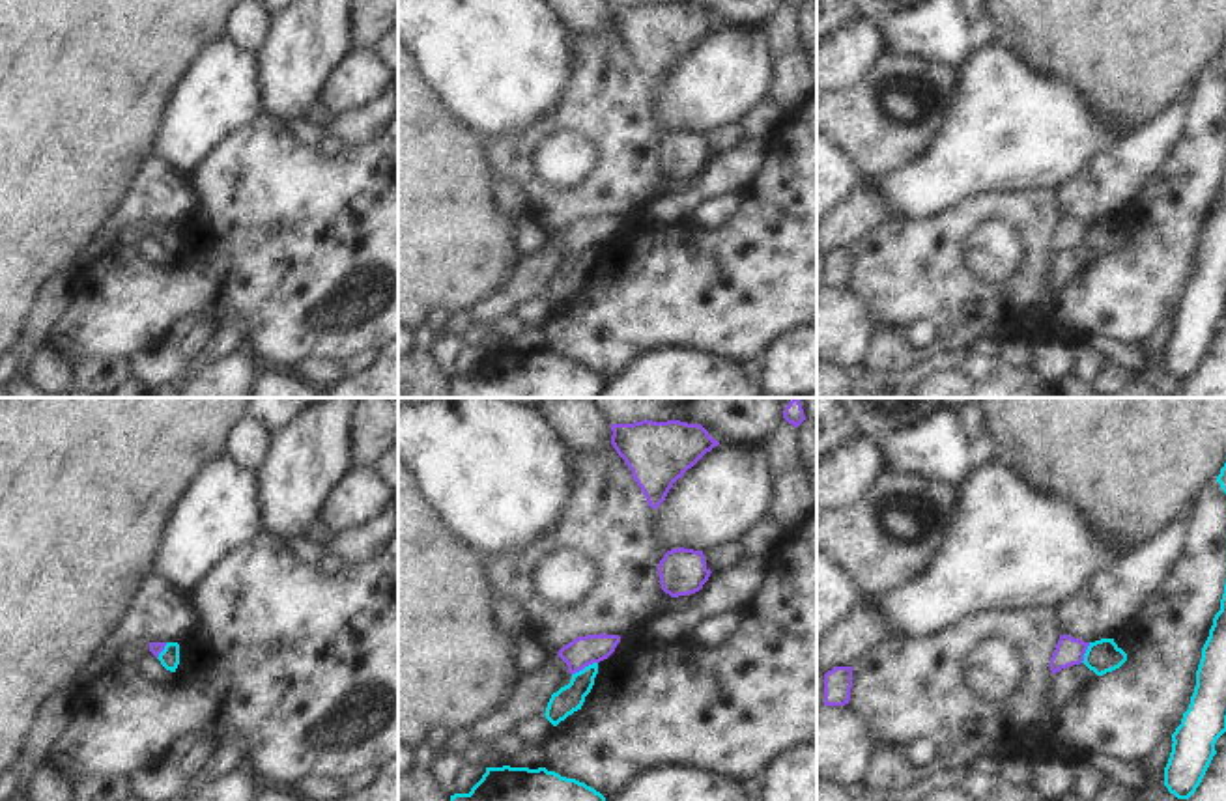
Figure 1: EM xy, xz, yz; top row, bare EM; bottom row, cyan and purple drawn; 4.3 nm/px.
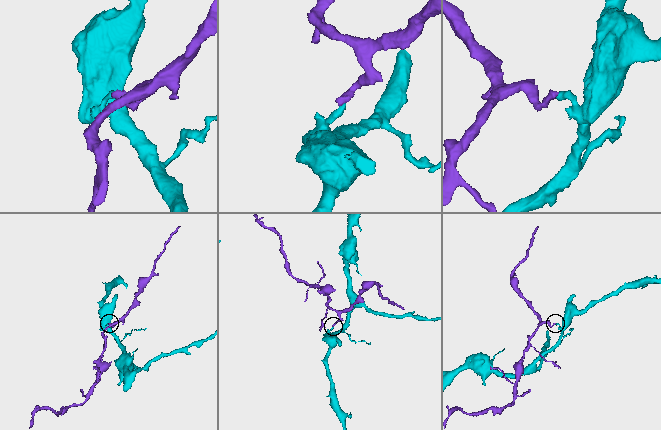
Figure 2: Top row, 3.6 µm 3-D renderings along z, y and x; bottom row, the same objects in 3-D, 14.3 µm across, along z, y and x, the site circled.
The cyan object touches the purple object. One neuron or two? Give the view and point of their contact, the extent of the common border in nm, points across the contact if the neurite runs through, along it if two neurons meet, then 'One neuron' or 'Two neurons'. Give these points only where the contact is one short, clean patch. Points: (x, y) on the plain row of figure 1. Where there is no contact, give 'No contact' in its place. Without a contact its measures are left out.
Touches cyan at xz (585, 249). Shared border 130 nm. Boundary: xz (597, 243), (572, 256). Two neurons.

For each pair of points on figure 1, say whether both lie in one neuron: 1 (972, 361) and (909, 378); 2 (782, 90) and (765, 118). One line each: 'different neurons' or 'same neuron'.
1: same neuron
2: different neurons

